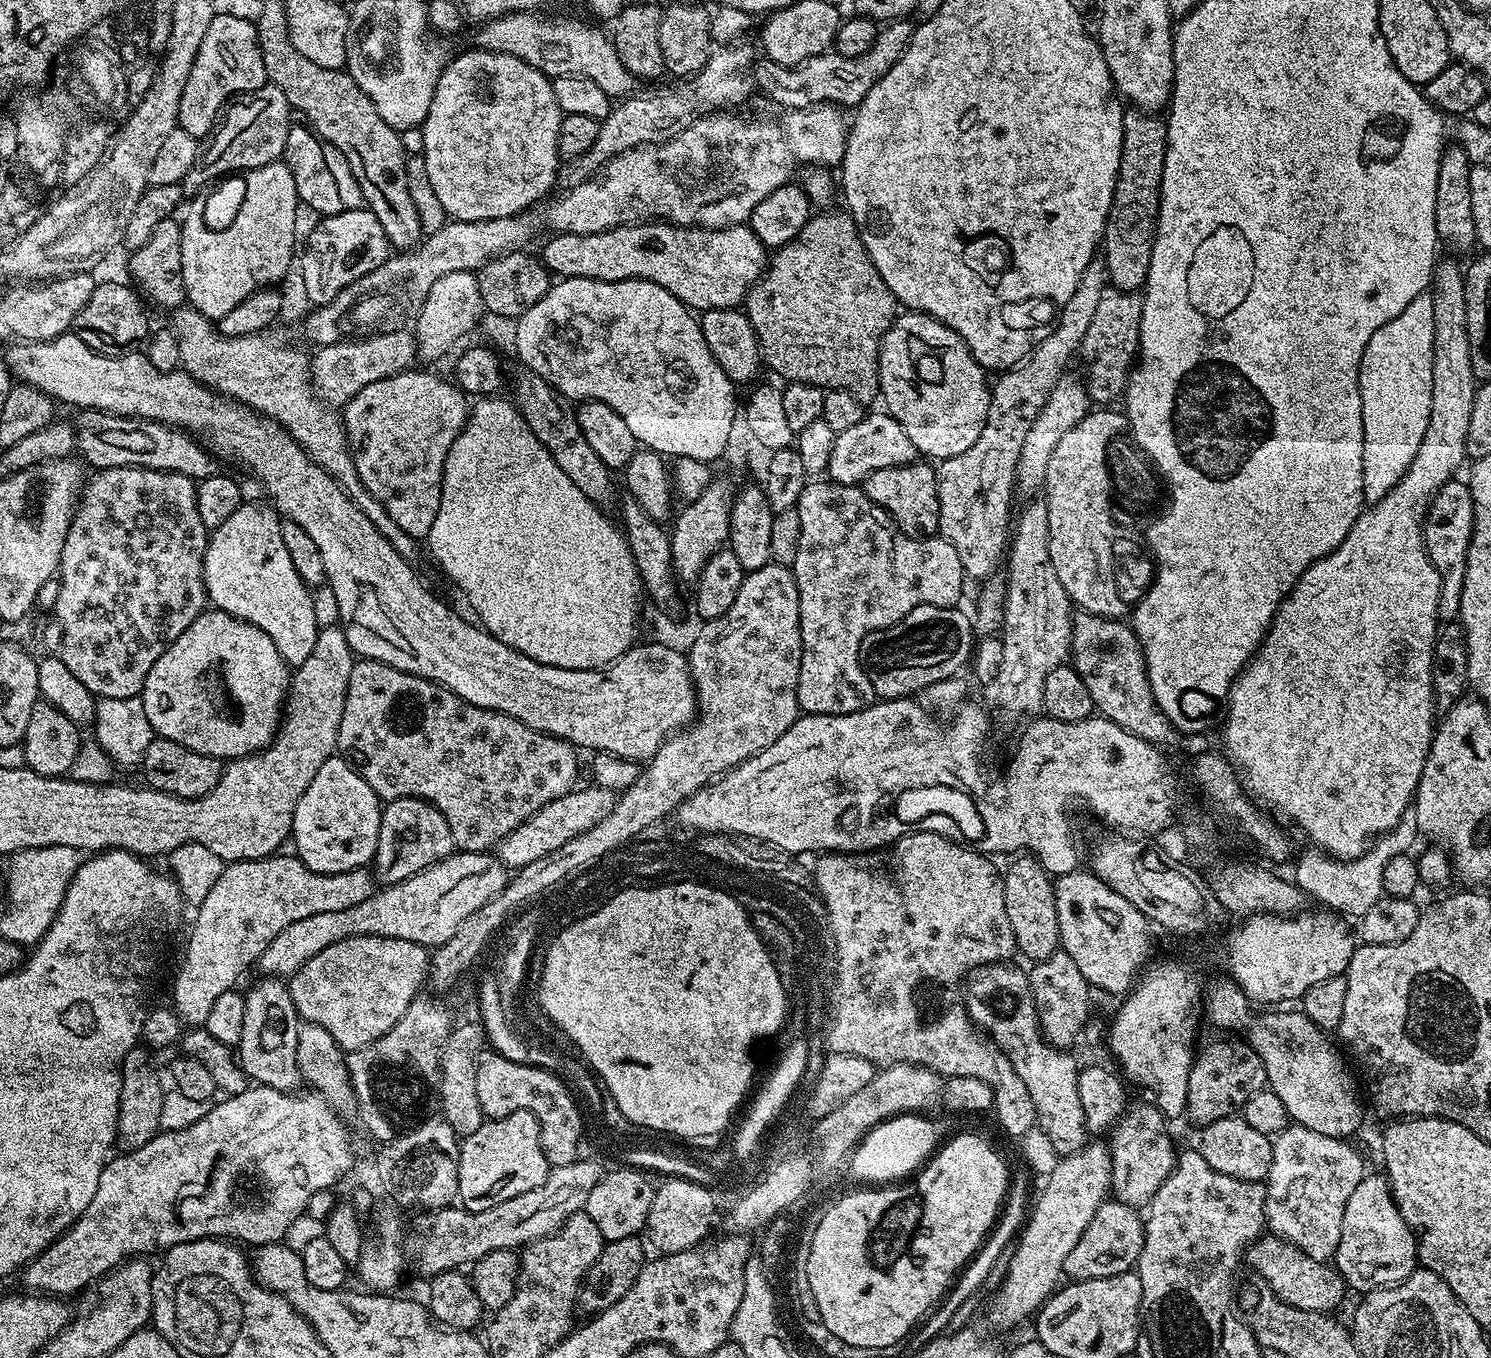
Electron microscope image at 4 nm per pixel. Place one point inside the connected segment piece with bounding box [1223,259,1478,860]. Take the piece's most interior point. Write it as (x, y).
(1330, 723)

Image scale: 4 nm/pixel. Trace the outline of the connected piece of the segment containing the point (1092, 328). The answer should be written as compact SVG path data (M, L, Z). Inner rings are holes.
M1104 290L1079 351L1085 364L1085 388L1093 403L1108 402L1123 395L1139 351L1142 308L1143 299L1137 293Z

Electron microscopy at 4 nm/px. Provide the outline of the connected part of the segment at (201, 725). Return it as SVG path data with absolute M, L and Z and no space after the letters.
M206 610L198 618L194 618L194 622L190 622L190 626L186 626L186 630L182 630L182 634L178 634L178 638L174 638L174 642L170 642L170 646L160 655L158 662L154 662L154 666L150 666L150 674L146 674L142 697L146 717L149 718L150 726L153 727L155 735L159 739L178 742L178 746L186 746L198 754L214 756L221 762L231 762L239 760L241 756L251 756L262 752L271 744L276 733L280 731L282 713L289 691L290 665L282 658L282 654L278 654L278 646L274 646L270 634L258 630L258 626L254 626L250 622L239 620L225 612Z

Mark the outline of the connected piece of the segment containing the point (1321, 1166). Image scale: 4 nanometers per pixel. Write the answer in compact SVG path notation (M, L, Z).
M1289 1123L1272 1140L1270 1170L1264 1184L1264 1219L1271 1235L1290 1241L1310 1258L1331 1261L1338 1250L1338 1238L1342 1238L1346 1202L1365 1175L1364 1160L1352 1142Z

